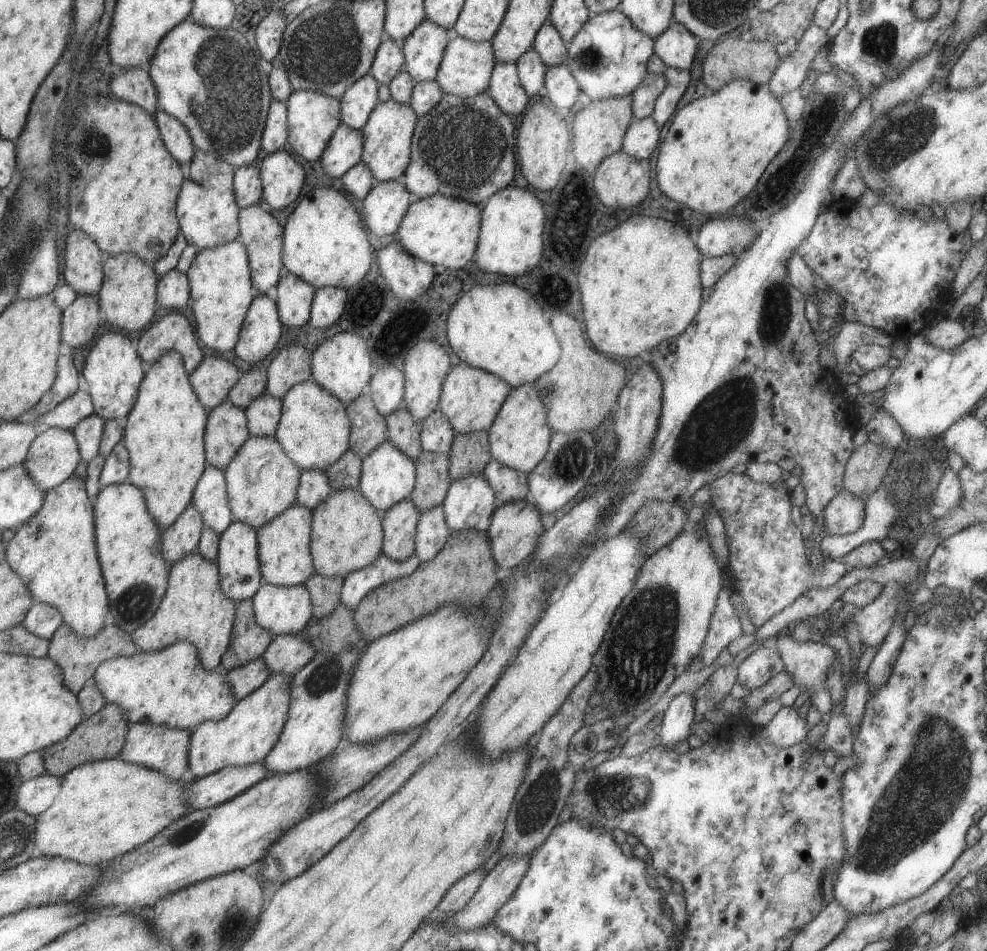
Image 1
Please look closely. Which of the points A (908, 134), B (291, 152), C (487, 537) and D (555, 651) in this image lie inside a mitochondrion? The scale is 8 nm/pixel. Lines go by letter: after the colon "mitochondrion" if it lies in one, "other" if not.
A: mitochondrion
B: other
C: other
D: other

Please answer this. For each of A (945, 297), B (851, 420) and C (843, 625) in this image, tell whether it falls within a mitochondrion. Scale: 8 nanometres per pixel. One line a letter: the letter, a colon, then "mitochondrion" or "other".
A: other
B: other
C: other

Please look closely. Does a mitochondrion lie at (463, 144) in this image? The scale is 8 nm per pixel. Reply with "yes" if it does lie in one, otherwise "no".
yes

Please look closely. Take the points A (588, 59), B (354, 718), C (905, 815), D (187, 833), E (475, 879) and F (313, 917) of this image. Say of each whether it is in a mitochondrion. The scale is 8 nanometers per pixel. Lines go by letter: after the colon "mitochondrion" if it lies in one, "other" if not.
A: mitochondrion
B: other
C: mitochondrion
D: mitochondrion
E: other
F: other

